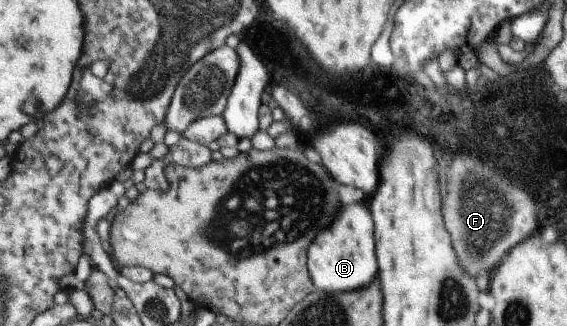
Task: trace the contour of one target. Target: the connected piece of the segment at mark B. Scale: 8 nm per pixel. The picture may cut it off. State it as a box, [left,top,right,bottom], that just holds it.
[309,202,378,294]

